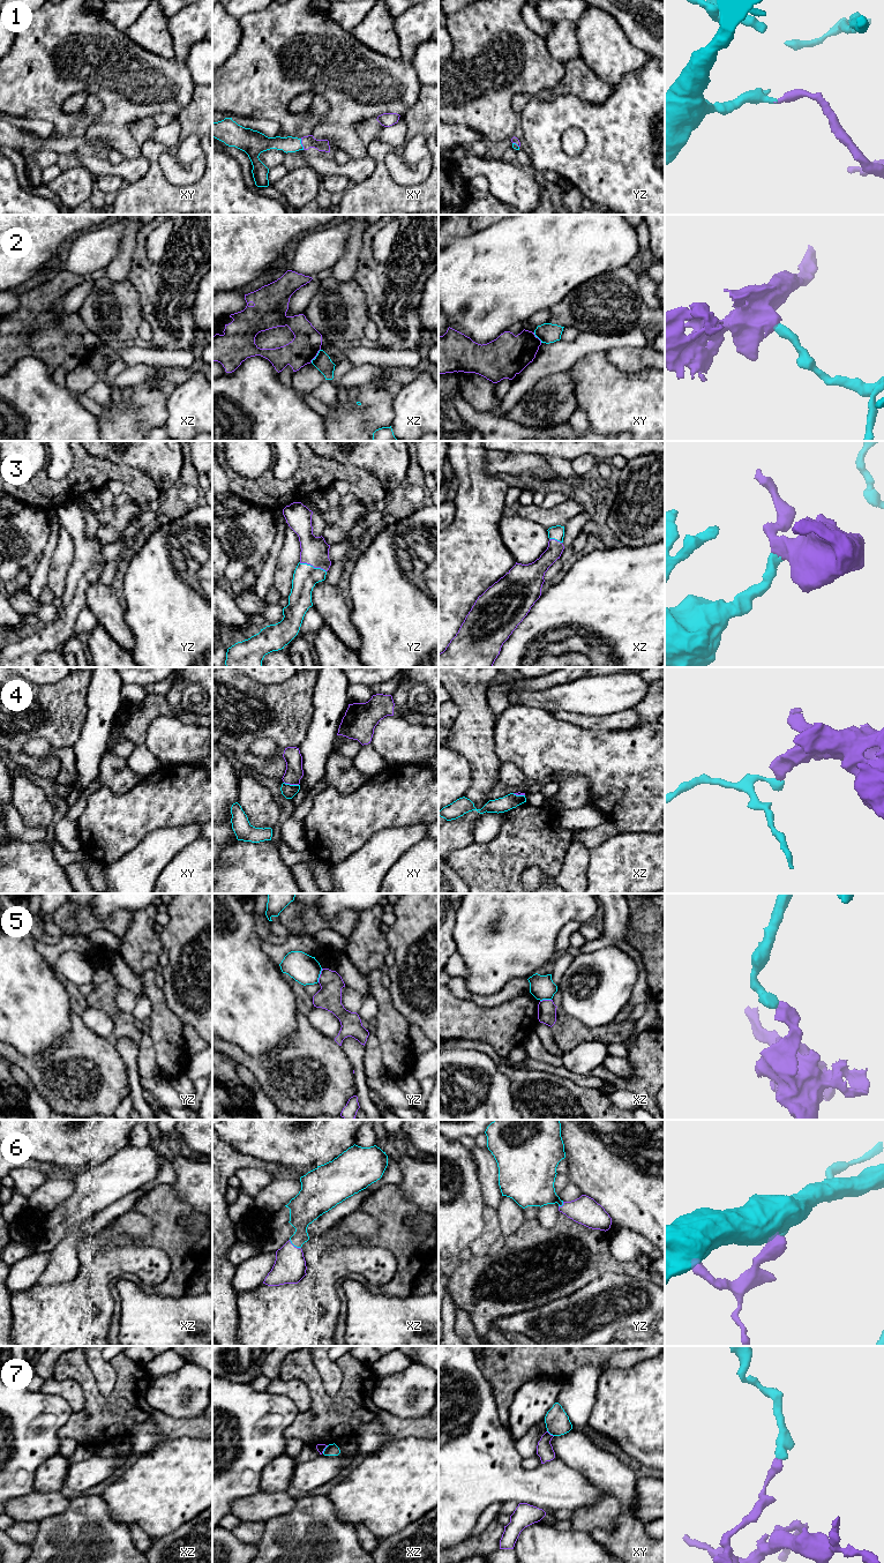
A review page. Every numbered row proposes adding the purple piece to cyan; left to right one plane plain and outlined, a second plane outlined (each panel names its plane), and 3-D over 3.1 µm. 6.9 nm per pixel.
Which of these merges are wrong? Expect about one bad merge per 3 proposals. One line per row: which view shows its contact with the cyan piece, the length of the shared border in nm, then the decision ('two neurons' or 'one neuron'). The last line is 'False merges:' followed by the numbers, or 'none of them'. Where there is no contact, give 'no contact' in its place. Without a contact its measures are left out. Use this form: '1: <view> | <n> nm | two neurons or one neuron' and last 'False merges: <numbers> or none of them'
1: xy | 80 nm | one neuron
2: xz | 120 nm | two neurons
3: yz | 200 nm | one neuron
4: xy | 110 nm | two neurons
5: yz | 100 nm | two neurons
6: xz | 110 nm | one neuron
7: xy | 60 nm | two neurons
False merges: 2, 4, 5, 7

